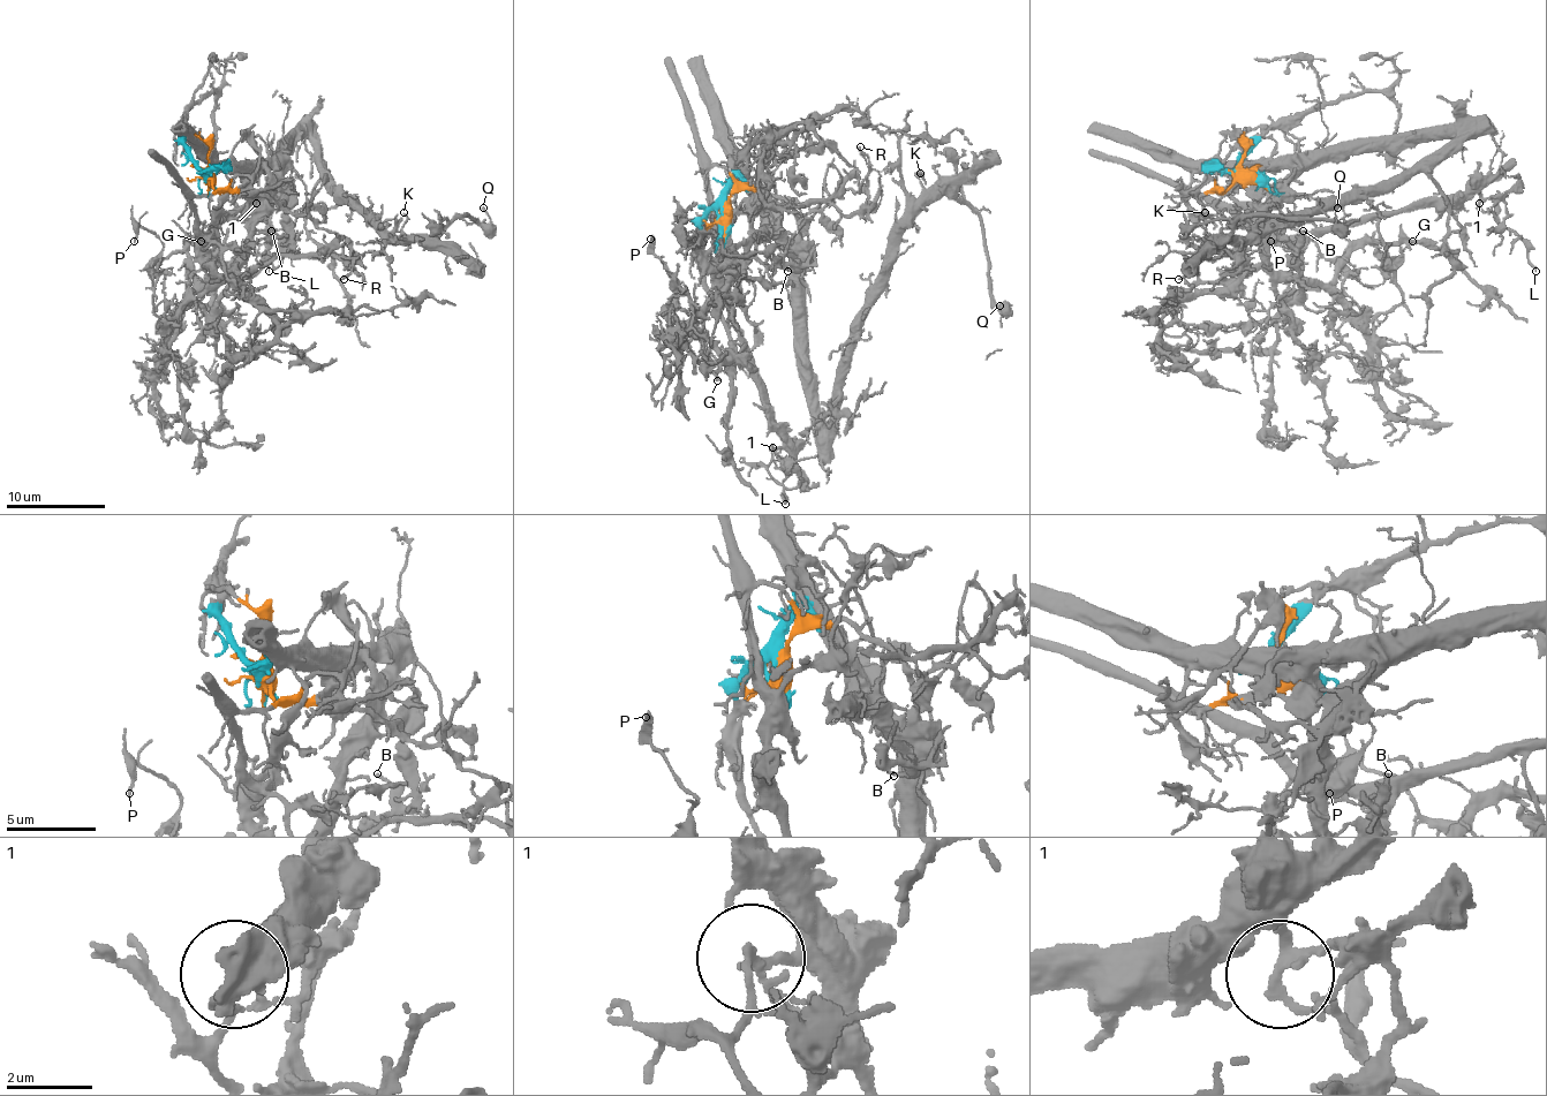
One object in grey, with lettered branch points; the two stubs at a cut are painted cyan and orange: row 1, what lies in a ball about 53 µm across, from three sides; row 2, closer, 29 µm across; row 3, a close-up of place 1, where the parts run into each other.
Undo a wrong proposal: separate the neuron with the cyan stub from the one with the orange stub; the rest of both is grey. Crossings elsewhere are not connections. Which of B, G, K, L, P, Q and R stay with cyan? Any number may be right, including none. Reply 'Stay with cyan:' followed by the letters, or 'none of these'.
Stay with cyan: B, K, P, Q

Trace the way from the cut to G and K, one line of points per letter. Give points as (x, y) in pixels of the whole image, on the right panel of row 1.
G: (1247, 178), (1198, 197), (1232, 204), (1260, 232), (1319, 236), (1370, 219), (1376, 223), (1391, 257), (1411, 242)
K: (1247, 178), (1217, 169), (1456, 135), (1400, 175), (1265, 223), (1250, 236), (1213, 240), (1205, 212)

